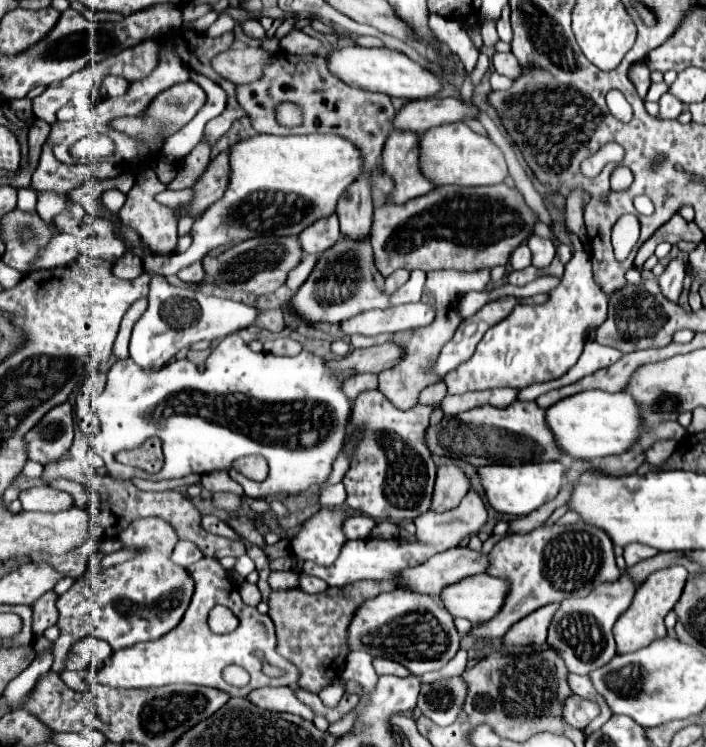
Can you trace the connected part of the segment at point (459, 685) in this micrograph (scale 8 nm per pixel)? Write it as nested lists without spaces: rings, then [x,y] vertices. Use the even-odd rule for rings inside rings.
[[[461,675],[437,679],[435,683],[421,683],[417,709],[437,725],[451,725],[467,697],[467,685]]]

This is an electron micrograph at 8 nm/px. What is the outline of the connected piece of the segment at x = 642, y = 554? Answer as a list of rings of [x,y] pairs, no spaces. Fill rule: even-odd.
[[[627,545],[625,547],[625,561],[627,561],[627,567],[643,561],[643,559],[649,559],[653,555],[657,555],[659,551],[653,549],[653,547],[647,547],[647,545]]]

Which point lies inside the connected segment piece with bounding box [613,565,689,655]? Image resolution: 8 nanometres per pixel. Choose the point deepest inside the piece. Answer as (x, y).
(642, 623)

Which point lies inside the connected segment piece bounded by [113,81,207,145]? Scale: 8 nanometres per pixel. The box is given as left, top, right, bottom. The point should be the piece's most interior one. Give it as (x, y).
(171, 110)

